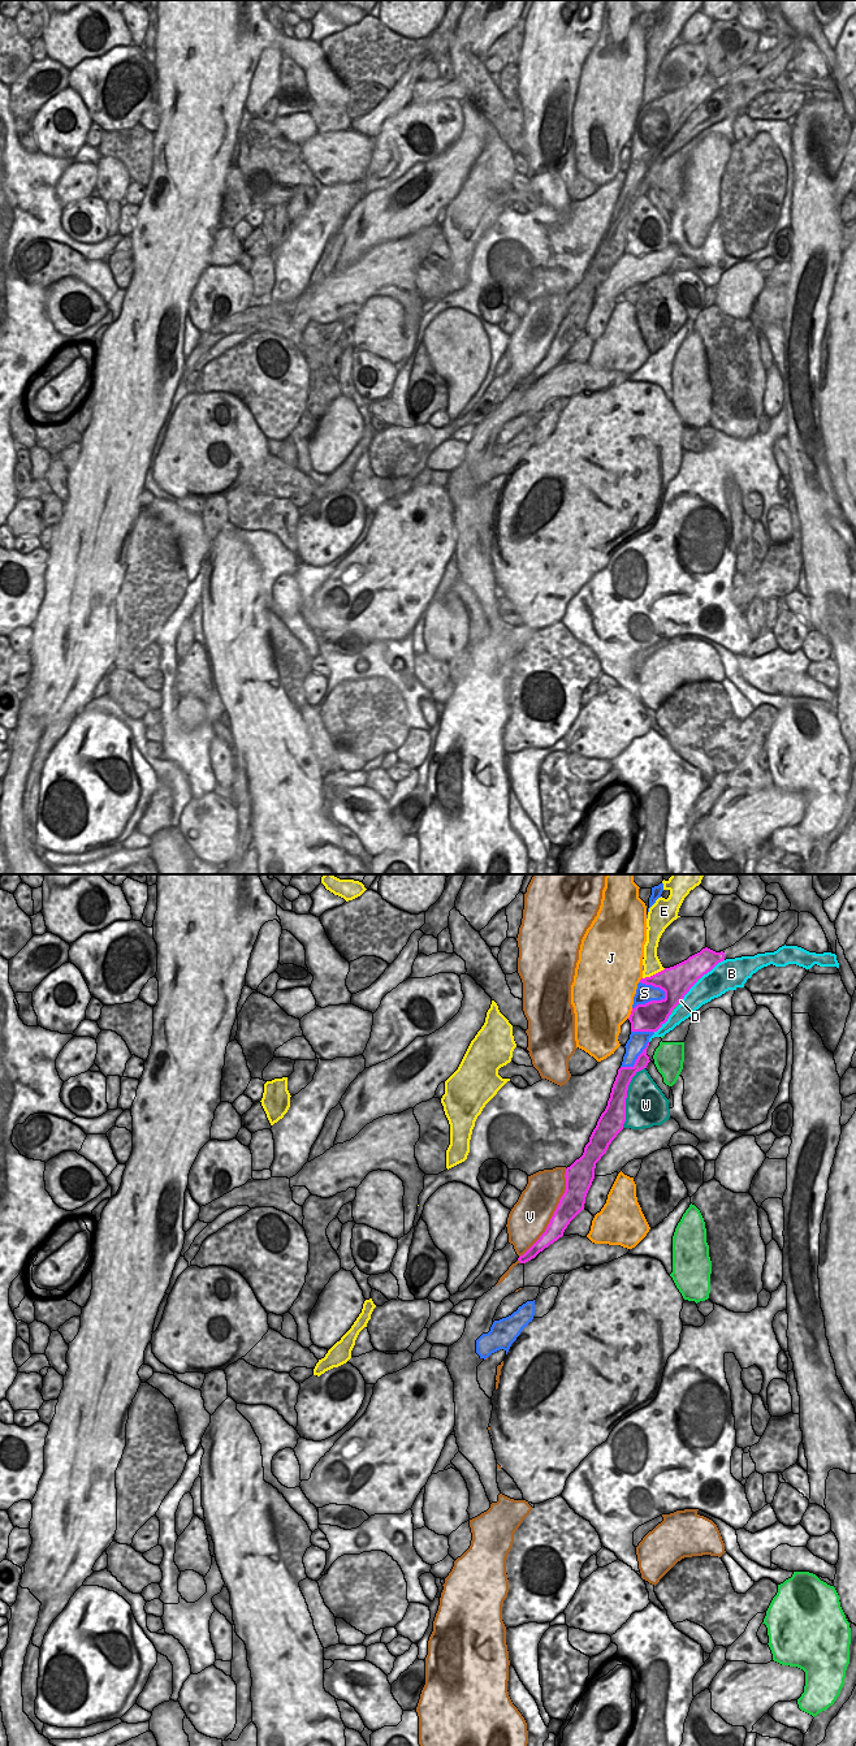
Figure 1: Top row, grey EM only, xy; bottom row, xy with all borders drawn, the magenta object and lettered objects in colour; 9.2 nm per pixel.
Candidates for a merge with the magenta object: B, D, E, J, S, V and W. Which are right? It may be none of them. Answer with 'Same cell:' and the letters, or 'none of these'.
Same cell: none of these

